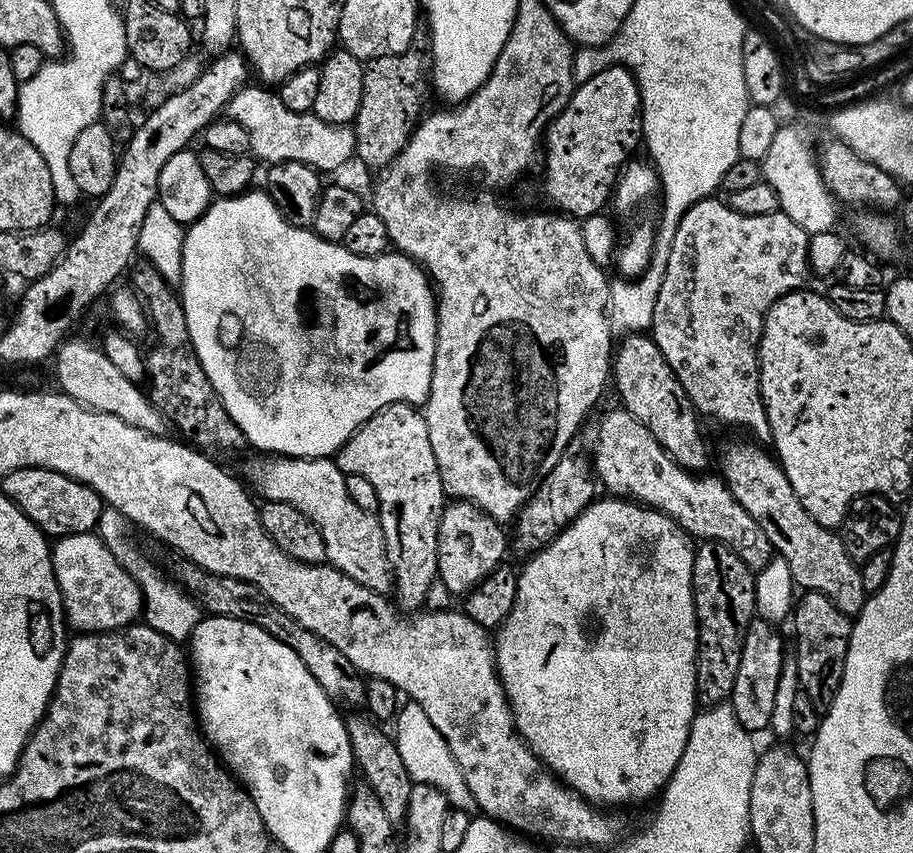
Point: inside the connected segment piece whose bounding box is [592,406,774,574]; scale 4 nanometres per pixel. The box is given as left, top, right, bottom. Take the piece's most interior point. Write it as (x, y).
(628, 459)

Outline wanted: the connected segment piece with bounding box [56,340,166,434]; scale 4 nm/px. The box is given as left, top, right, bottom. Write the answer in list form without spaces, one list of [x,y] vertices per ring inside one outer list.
[[[68,340],[56,352],[56,380],[59,391],[74,398],[82,406],[102,414],[114,414],[130,426],[138,426],[143,432],[163,433],[166,428],[164,415],[153,406],[148,393],[137,381],[126,378],[106,358],[103,347],[86,344],[82,340]]]

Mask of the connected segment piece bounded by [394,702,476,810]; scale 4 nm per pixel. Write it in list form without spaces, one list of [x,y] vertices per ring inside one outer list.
[[[411,702],[401,703],[394,727],[396,727],[394,739],[398,746],[398,754],[402,754],[402,762],[412,781],[429,784],[442,790],[442,794],[446,794],[448,803],[453,808],[475,809],[476,803],[470,794],[470,786],[466,786],[466,778],[462,778],[462,770],[458,762],[454,762],[454,754],[450,754],[450,746],[446,746],[442,734],[434,730],[430,718],[426,718],[426,713],[422,711],[422,706]]]

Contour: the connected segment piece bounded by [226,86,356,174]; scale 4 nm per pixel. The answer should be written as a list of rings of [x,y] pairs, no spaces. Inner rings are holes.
[[[267,87],[240,88],[230,98],[227,119],[233,120],[246,134],[250,134],[251,155],[271,166],[278,162],[302,162],[321,174],[336,172],[356,154],[356,133],[347,124],[327,124],[310,112],[295,112],[282,106],[282,98]]]

